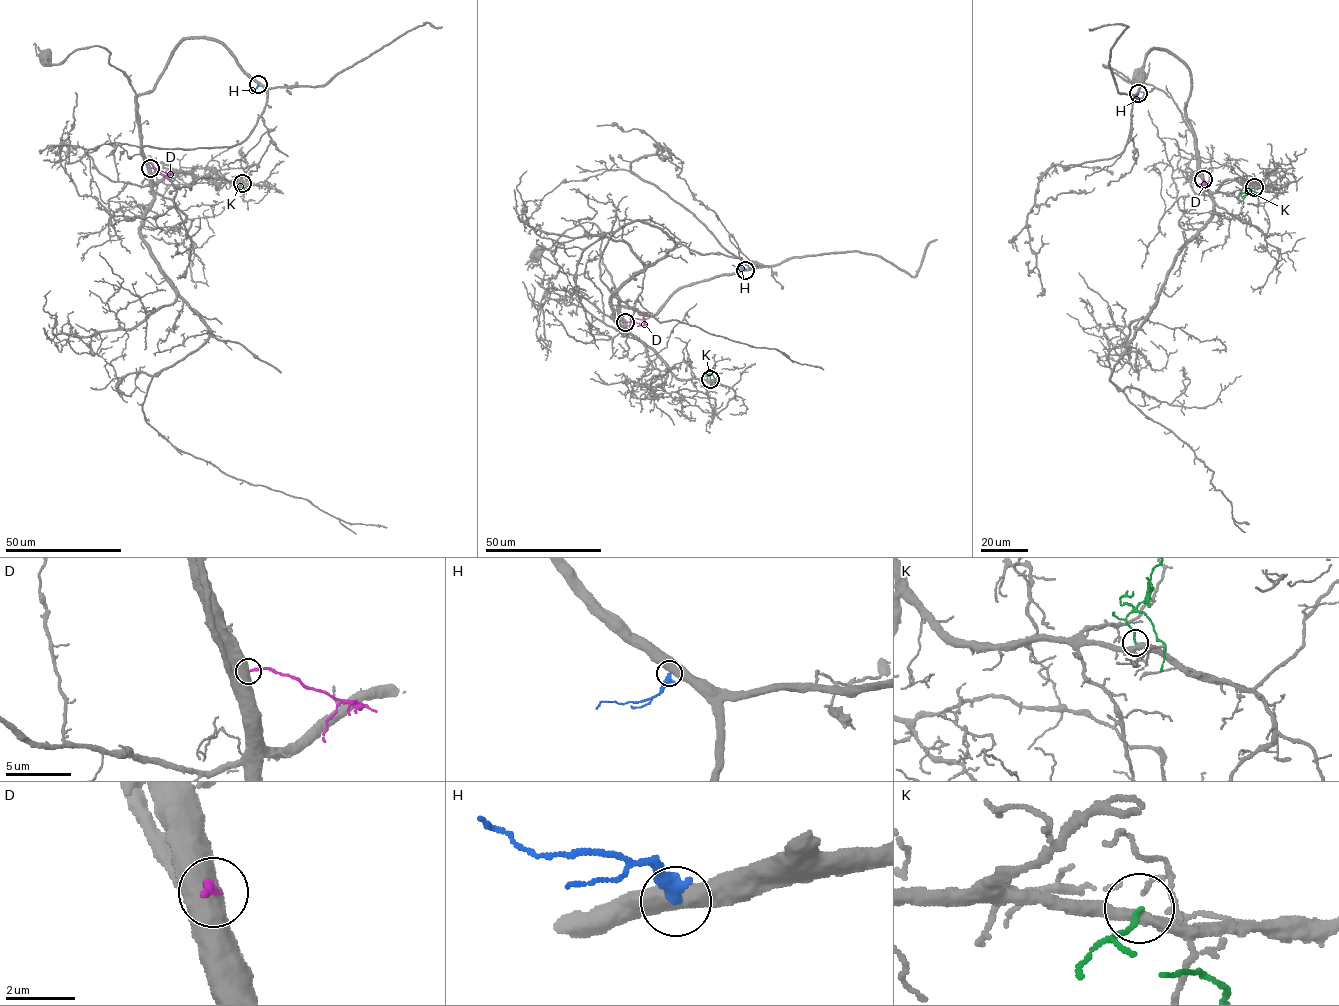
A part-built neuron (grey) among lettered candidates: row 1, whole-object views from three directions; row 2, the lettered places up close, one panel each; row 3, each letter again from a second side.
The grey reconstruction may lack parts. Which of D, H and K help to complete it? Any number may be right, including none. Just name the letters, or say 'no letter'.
K

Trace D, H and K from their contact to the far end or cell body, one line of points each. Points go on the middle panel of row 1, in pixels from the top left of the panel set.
D: (625, 322), (642, 325), (643, 316)
H: (745, 270), (732, 264)
K: (710, 379), (715, 363)

